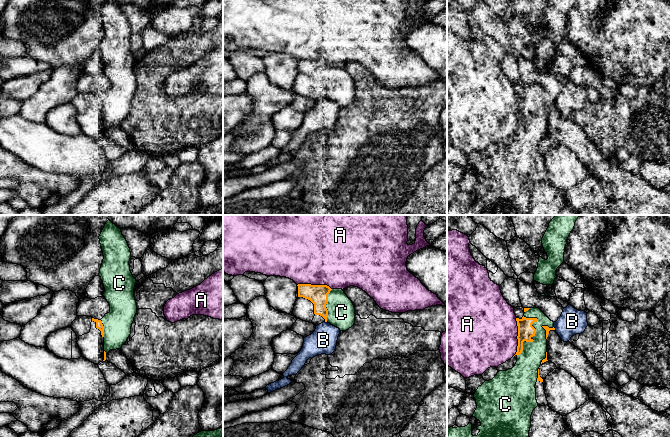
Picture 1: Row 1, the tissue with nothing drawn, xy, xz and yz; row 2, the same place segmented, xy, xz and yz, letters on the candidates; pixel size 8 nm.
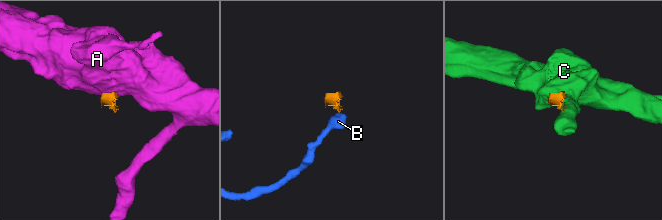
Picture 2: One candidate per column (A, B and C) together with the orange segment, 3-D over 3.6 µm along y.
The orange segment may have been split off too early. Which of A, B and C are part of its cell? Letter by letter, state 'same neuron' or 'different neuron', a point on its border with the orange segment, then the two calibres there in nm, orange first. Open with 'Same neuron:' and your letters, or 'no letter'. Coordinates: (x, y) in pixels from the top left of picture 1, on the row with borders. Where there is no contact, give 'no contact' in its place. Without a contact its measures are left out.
Same neuron: no letter
A: different neuron | yz (517, 337) | 130/500 nm
B: different neuron | yz (554, 328) | 40/200 nm
C: different neuron | yz (533, 340) | 130/190 nm

